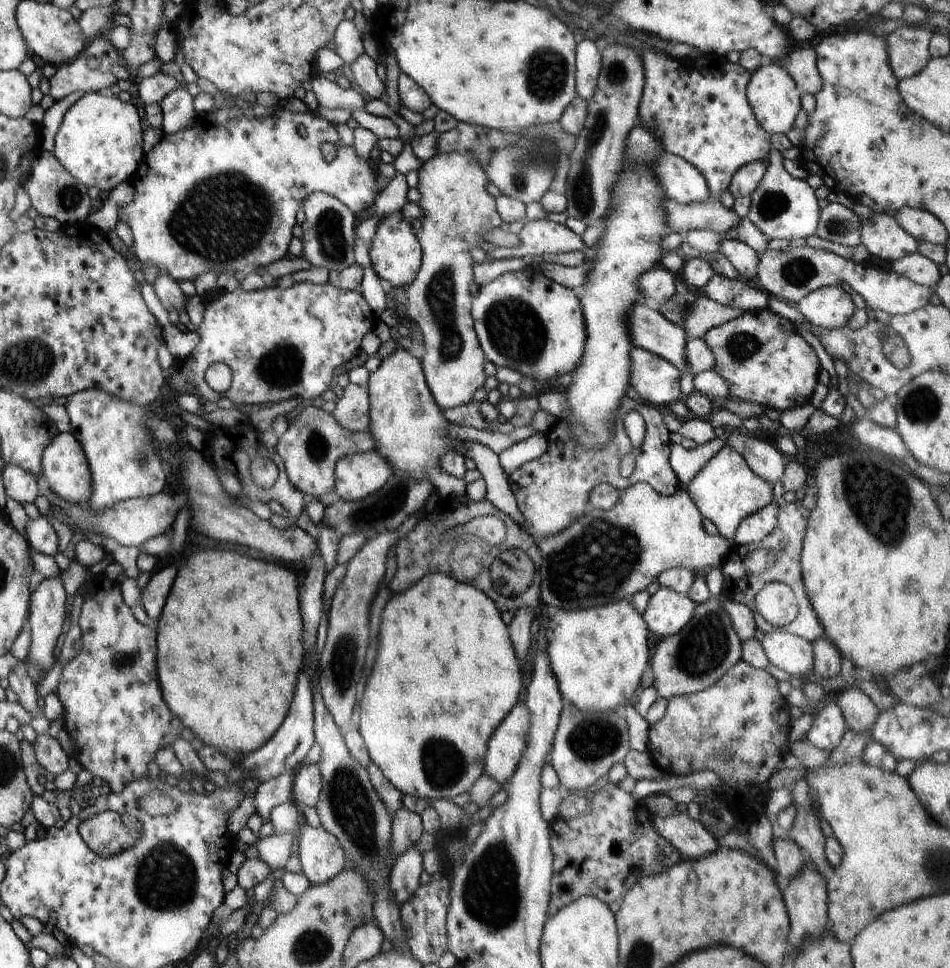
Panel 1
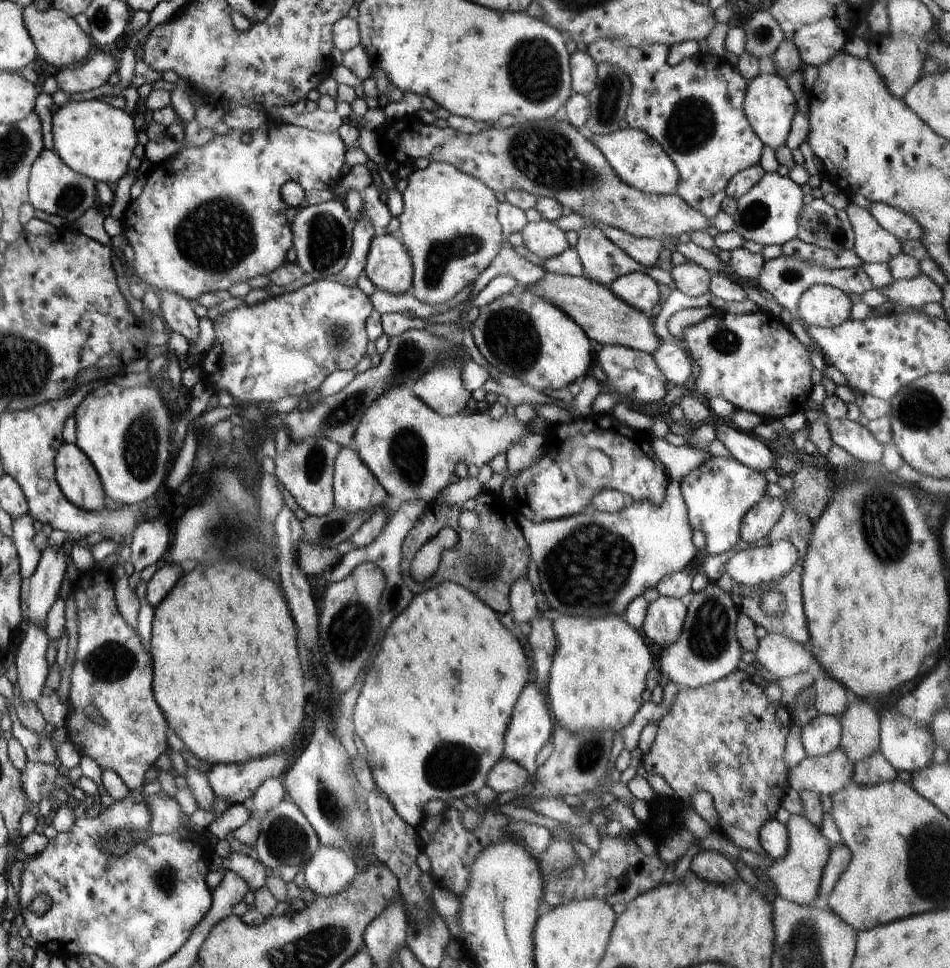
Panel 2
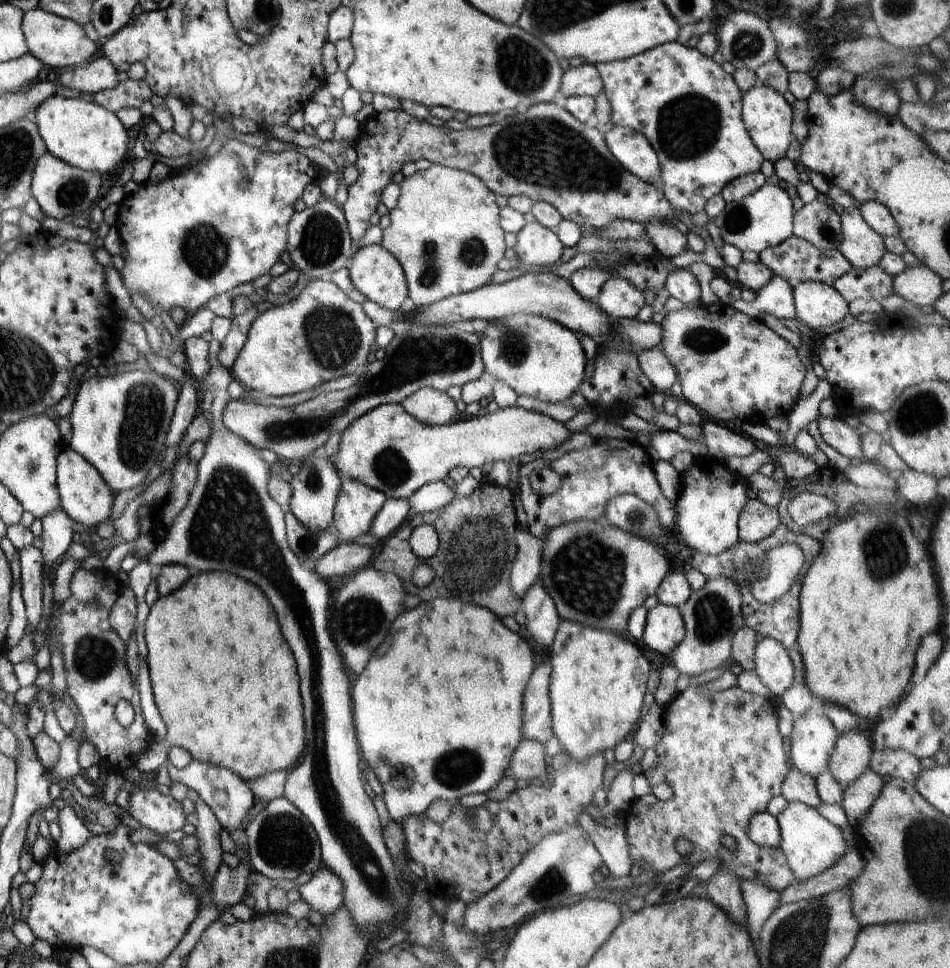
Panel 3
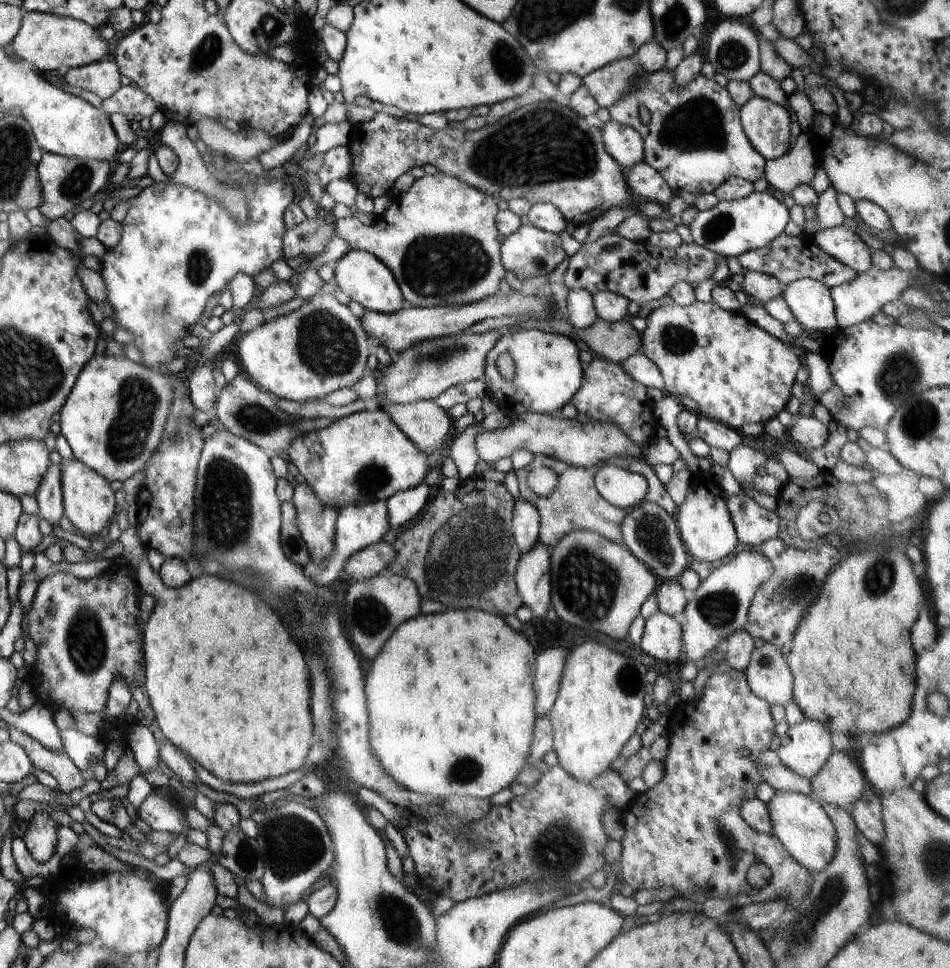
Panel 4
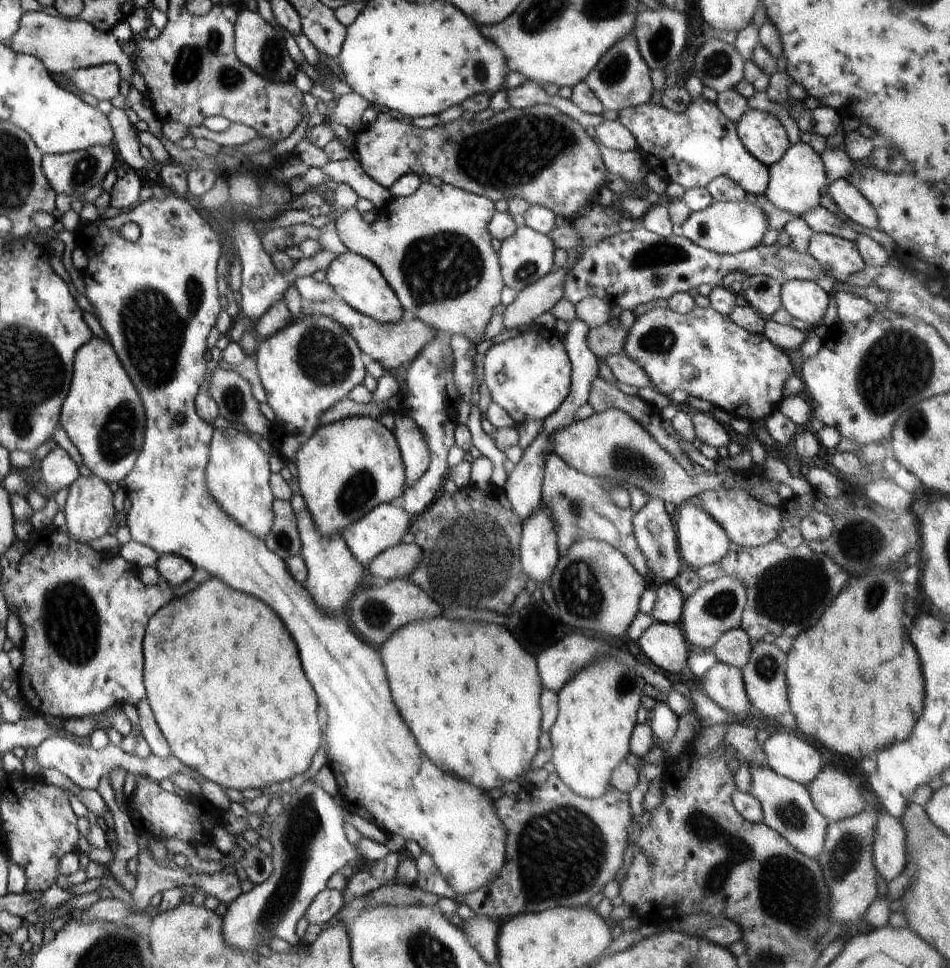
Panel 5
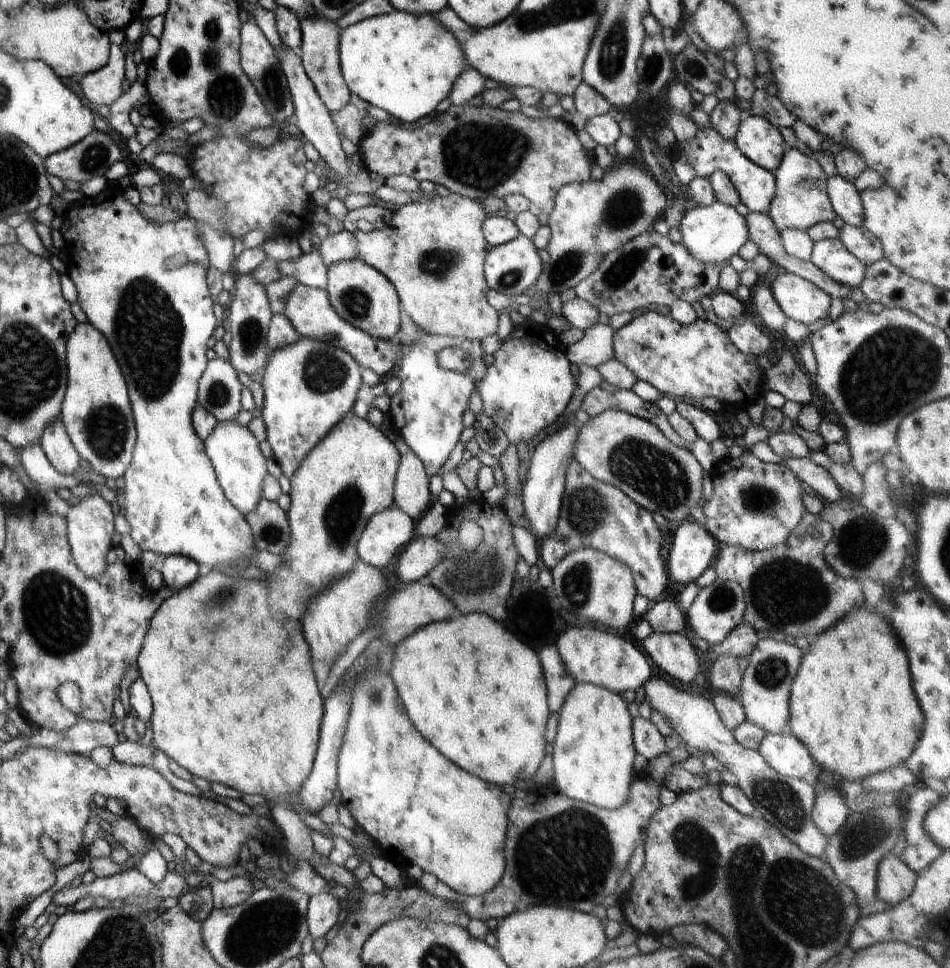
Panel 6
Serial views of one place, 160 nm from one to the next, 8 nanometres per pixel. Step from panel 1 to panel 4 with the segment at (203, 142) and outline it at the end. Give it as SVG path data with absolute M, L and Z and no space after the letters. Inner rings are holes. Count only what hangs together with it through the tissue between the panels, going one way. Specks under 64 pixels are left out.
M277 174L258 178L250 175L246 176L245 182L228 182L228 186L242 188L244 192L242 196L246 198L248 208L248 220L244 224L240 224L222 204L188 186L154 182L134 198L121 223L122 238L114 248L107 249L107 256L104 256L104 261L100 261L103 270L99 274L103 276L108 292L104 302L114 310L116 325L134 336L133 344L142 354L143 368L163 374L160 364L177 358L178 346L183 346L182 338L186 334L190 335L190 328L200 323L210 296L226 290L227 284L238 273L252 278L260 270L271 268L275 261L283 259L283 238L287 231L284 212L293 203L294 190L290 184L282 182L282 177Z

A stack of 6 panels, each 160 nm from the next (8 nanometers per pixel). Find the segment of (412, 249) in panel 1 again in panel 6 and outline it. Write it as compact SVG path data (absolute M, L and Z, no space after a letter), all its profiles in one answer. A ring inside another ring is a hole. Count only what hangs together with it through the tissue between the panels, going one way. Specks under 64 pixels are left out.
M360 258L338 262L327 268L328 285L325 292L328 294L330 304L338 312L338 316L350 322L352 326L360 328L368 336L374 336L380 340L394 340L402 322L401 304L388 278L365 264Z

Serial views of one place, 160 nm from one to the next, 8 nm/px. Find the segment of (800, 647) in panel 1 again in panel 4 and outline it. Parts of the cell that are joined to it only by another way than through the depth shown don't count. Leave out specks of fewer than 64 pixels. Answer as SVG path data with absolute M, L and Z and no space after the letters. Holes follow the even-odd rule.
M765 643L760 648L755 648L752 652L750 664L745 671L748 687L758 698L762 698L768 705L780 704L785 706L790 700L793 700L794 680L792 672L788 667L788 662L781 654L781 650L776 646Z

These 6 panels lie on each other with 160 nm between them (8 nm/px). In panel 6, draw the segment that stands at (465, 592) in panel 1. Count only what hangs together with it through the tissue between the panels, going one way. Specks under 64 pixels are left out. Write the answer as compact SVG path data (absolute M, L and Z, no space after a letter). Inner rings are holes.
M467 614L462 618L456 618L454 622L448 620L448 622L438 622L438 624L430 624L430 626L419 628L394 648L395 655L390 676L394 681L396 690L404 703L412 724L432 746L436 746L436 750L439 750L440 754L444 754L448 760L452 760L456 766L468 770L470 774L474 774L478 778L484 778L486 782L501 787L506 786L506 784L514 785L518 781L532 783L538 768L540 768L540 762L544 760L544 756L547 754L544 749L546 744L544 734L546 732L546 721L550 716L550 708L548 708L548 700L546 700L546 682L544 682L544 676L542 676L540 658L530 646L522 644L516 636L512 636L512 632L508 632L502 624L488 618L486 614Z

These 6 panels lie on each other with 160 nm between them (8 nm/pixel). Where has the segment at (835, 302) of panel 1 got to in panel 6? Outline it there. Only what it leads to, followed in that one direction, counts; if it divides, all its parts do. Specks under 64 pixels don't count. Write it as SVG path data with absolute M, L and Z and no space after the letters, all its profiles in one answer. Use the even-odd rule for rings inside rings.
M786 272L770 280L774 300L789 319L807 325L828 316L831 297L813 282Z

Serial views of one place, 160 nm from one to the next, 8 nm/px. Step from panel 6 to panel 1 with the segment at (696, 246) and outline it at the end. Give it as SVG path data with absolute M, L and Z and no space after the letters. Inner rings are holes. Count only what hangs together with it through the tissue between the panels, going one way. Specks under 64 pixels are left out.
M771 147L768 152L769 165L766 172L756 187L749 194L751 207L747 214L748 220L770 240L782 238L792 240L796 238L808 238L814 235L820 214L820 207L814 195L814 189L808 185L805 179L795 179L782 166L784 158L779 150Z

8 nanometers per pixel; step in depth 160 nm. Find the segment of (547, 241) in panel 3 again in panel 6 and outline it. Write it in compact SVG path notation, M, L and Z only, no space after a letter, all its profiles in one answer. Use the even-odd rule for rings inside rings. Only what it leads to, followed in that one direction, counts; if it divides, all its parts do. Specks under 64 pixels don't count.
M520 234L515 240L493 247L488 252L486 262L484 262L484 278L490 290L504 294L504 296L518 296L534 288L538 277L542 274L543 266L544 263L538 256L534 243L528 237Z

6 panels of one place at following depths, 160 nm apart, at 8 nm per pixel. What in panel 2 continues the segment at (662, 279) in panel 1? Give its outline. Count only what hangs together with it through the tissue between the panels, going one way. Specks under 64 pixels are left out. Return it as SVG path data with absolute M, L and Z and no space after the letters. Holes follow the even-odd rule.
M642 272L621 276L608 288L616 298L642 313L650 312L660 298L658 283Z

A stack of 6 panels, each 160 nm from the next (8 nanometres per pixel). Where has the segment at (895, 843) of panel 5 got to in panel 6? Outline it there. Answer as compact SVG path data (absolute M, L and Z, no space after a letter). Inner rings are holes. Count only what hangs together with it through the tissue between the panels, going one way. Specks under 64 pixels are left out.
M890 853L877 866L876 898L898 905L913 893L916 879L914 869Z

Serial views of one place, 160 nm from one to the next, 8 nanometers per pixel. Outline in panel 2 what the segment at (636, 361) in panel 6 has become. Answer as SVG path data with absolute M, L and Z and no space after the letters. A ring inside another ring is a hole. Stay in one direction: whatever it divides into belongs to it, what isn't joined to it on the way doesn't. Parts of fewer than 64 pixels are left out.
M720 310L695 325L684 327L681 334L683 347L696 366L692 378L693 394L709 403L711 398L724 398L736 409L754 414L756 420L771 421L800 412L810 396L813 383L810 374L814 367L810 353L798 341L791 329L773 314L759 310L751 314L725 313Z

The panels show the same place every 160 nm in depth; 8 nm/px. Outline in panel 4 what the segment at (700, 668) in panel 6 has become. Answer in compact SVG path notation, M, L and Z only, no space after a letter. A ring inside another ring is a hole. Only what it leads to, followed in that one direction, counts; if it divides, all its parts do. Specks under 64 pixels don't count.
M658 611L646 619L639 648L669 663L682 661L683 629L672 616Z

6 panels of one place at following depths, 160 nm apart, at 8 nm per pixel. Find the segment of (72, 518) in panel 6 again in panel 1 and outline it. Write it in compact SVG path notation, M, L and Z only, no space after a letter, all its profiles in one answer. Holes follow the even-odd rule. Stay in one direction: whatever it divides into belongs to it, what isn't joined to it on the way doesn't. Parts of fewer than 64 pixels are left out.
M59 432L44 449L41 474L44 476L44 480L46 480L50 490L54 491L67 503L82 505L88 502L92 494L92 477L87 458L85 457L82 445L70 432Z

